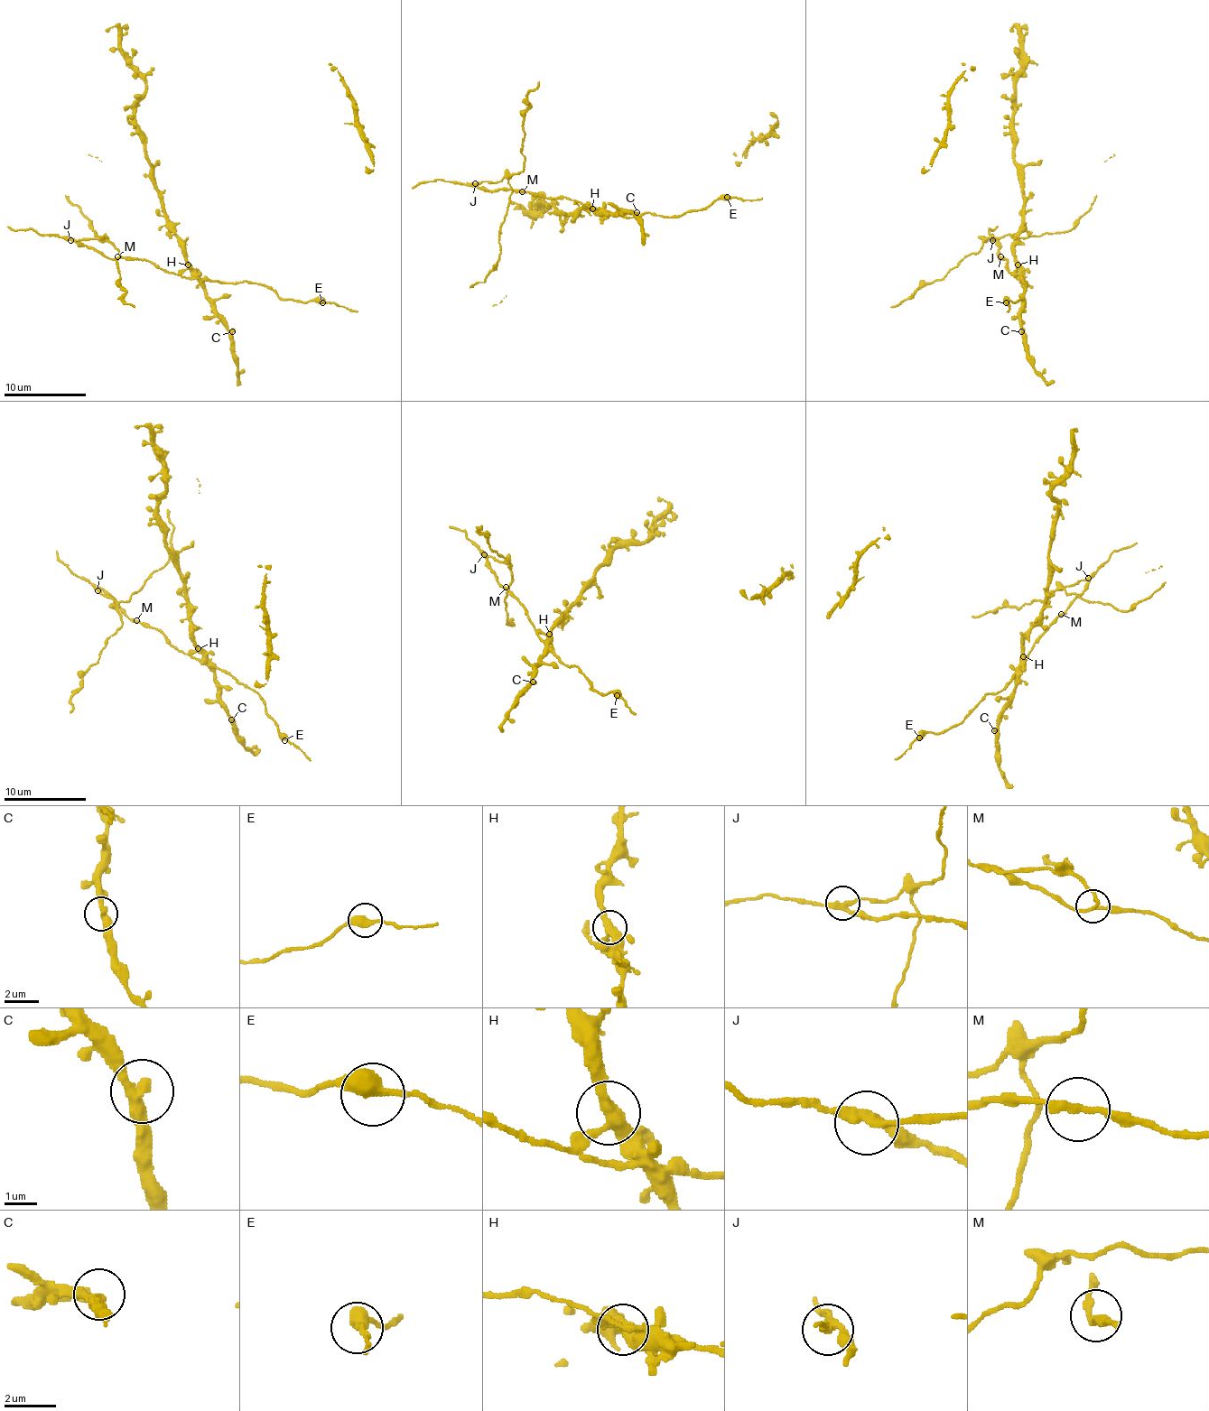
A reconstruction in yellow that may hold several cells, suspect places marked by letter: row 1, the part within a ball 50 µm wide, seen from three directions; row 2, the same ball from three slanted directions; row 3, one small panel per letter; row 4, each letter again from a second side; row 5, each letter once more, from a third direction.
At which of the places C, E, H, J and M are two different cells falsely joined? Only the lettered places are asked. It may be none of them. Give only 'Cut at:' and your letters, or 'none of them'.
Cut at: J

